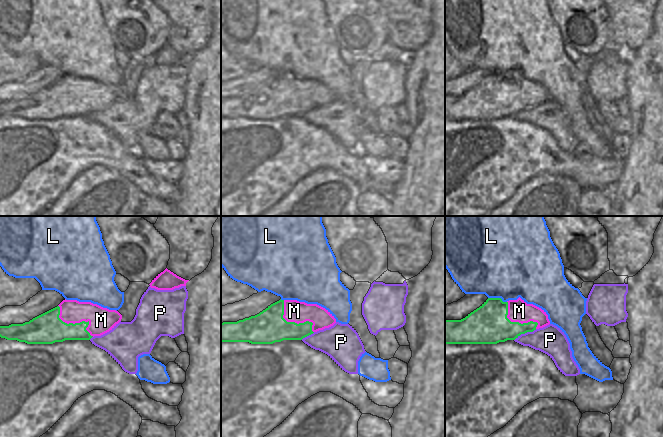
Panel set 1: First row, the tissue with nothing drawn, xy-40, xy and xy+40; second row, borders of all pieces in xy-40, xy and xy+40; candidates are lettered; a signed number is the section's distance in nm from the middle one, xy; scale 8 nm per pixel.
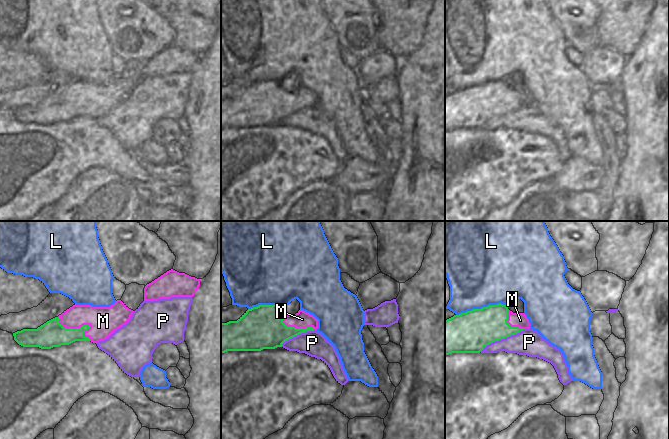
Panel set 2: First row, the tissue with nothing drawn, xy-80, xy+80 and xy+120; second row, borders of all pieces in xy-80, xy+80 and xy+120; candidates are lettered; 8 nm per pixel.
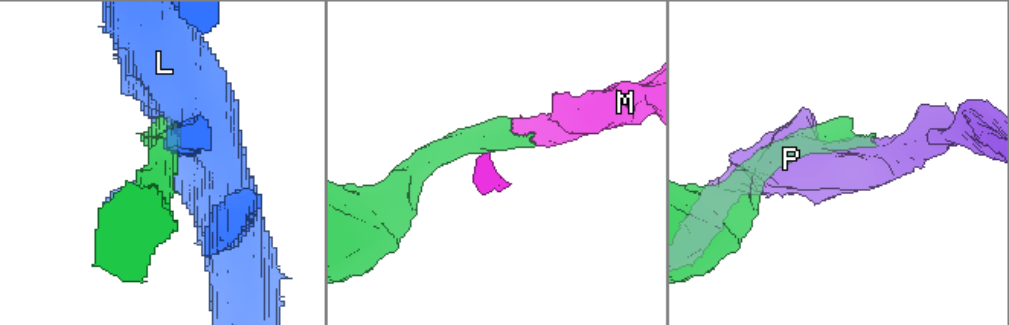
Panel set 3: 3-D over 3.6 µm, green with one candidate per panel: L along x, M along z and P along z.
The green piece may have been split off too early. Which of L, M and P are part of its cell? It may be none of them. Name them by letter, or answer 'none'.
none

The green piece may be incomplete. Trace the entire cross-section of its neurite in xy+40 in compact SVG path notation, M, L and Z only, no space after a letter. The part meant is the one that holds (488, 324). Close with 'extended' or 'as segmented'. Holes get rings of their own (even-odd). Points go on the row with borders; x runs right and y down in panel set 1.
M488 298L479 308L461 320L445 320L445 344L497 344L515 340L521 334L533 332L537 322L511 322L508 318L508 302L501 298Z; as segmented

